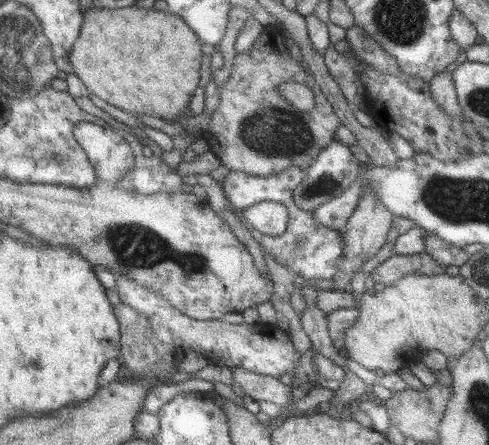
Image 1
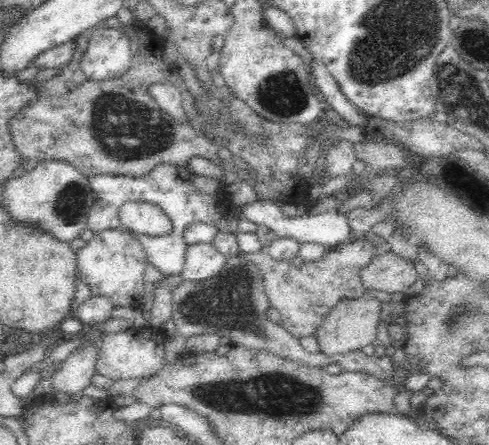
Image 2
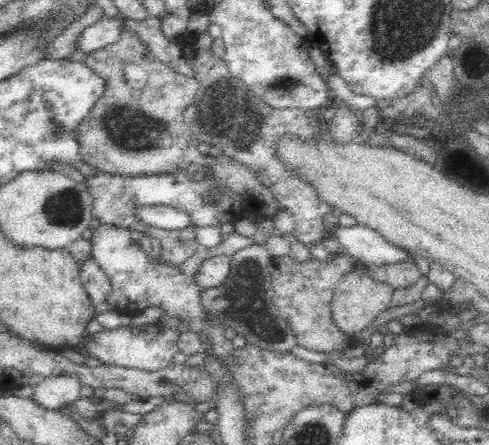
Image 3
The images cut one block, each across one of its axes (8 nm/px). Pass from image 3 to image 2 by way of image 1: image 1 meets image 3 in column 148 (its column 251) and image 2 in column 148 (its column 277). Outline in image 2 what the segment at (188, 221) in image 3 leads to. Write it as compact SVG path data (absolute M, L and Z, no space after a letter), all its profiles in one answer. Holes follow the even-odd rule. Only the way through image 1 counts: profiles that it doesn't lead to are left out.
M138 200L126 202L120 208L120 224L122 230L130 230L132 234L142 234L142 236L158 238L164 234L172 234L172 222L162 212L162 208Z

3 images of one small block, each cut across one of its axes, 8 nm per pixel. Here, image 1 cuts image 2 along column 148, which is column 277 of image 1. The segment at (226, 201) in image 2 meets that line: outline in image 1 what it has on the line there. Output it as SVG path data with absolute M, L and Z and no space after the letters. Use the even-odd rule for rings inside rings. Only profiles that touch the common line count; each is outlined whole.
M291 166L291 168L287 168L279 174L273 174L273 176L249 176L245 172L231 170L231 174L223 180L223 188L229 198L233 214L239 216L245 224L247 224L245 210L259 202L273 200L275 204L285 206L289 210L289 224L287 224L285 234L265 236L251 224L247 224L249 232L255 236L255 240L259 240L263 244L263 248L275 258L277 264L289 266L289 270L293 274L299 274L305 280L333 280L341 272L341 262L345 260L343 246L347 246L347 240L345 240L345 236L341 236L341 232L331 230L325 224L317 224L315 212L305 212L295 206L295 190L305 178L307 178L307 170L299 168L299 166Z

